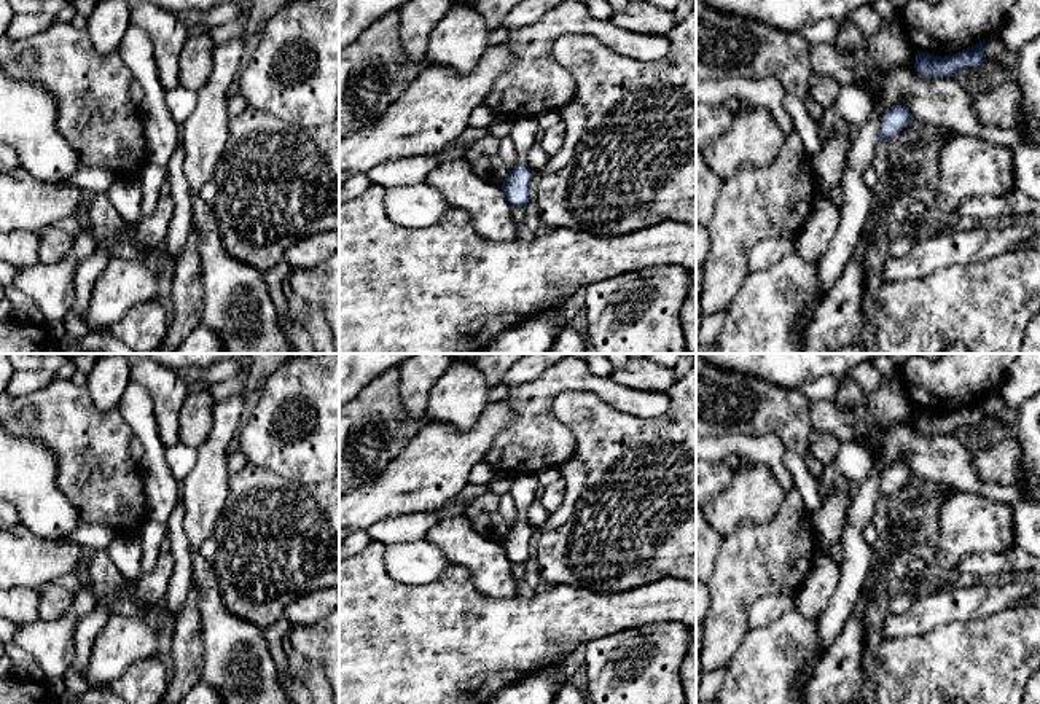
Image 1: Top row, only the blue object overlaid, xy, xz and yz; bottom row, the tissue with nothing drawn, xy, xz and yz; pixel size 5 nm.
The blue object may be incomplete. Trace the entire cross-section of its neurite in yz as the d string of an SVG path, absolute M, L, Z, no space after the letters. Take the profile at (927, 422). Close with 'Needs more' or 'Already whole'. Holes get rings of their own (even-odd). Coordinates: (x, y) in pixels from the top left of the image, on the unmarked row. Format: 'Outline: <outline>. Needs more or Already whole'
Outline: M986 397L944 414L917 408L914 425L922 435L959 433L964 425L984 422L984 400Z. Already whole

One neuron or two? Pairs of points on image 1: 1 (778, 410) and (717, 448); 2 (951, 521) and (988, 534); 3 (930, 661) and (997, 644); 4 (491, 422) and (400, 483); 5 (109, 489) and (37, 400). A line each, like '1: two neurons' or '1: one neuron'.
1: two neurons
2: one neuron
3: one neuron
4: one neuron
5: one neuron

